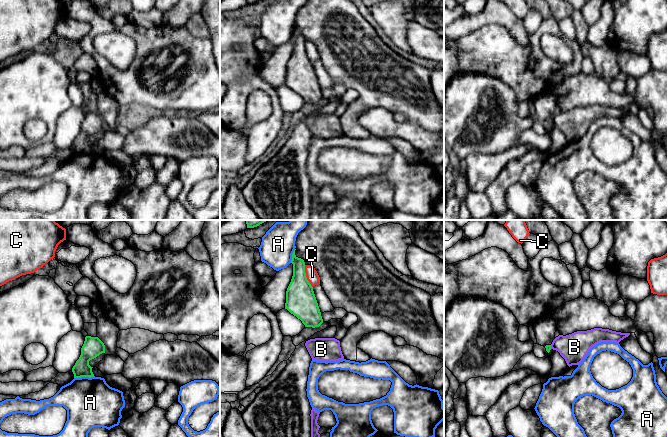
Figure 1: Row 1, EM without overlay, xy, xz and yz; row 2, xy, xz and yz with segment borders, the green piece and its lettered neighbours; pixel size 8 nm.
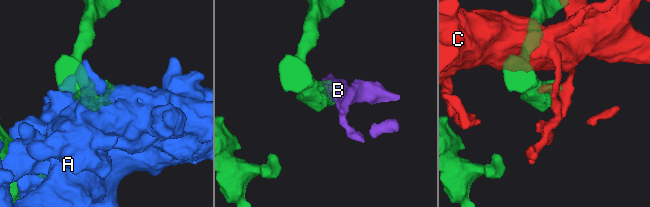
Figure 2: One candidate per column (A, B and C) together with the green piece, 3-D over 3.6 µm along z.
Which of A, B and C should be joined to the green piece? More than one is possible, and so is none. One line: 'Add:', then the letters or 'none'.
Add: B

